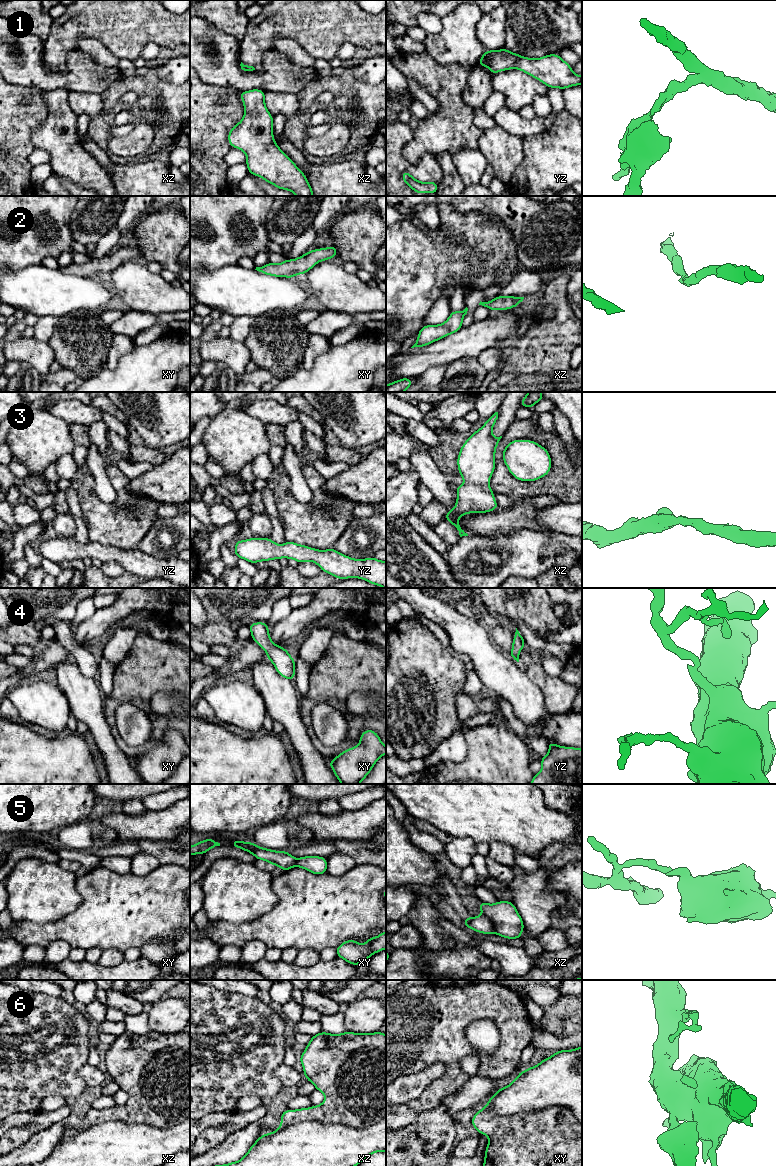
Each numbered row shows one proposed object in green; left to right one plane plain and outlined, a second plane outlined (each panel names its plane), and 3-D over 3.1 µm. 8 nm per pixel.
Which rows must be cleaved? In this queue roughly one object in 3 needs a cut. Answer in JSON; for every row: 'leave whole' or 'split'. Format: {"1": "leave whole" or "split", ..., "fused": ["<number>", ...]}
{"1": "leave whole", "2": "leave whole", "3": "leave whole", "4": "leave whole", "5": "split", "6": "split", "fused": ["5", "6"]}

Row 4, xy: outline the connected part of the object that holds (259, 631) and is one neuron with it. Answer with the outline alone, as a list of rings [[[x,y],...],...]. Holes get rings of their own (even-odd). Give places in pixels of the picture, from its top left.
[[[252,623],[248,628],[251,631],[251,638],[265,650],[267,658],[273,663],[278,674],[285,679],[294,680],[295,659],[285,648],[272,642],[267,623]]]

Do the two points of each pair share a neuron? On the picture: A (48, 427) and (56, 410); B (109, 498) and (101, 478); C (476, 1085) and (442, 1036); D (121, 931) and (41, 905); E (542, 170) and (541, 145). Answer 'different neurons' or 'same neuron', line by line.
A: different neurons
B: same neuron
C: different neurons
D: different neurons
E: same neuron

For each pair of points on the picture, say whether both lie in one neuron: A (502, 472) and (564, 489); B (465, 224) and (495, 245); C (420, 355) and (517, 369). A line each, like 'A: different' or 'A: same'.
A: same
B: same
C: different

